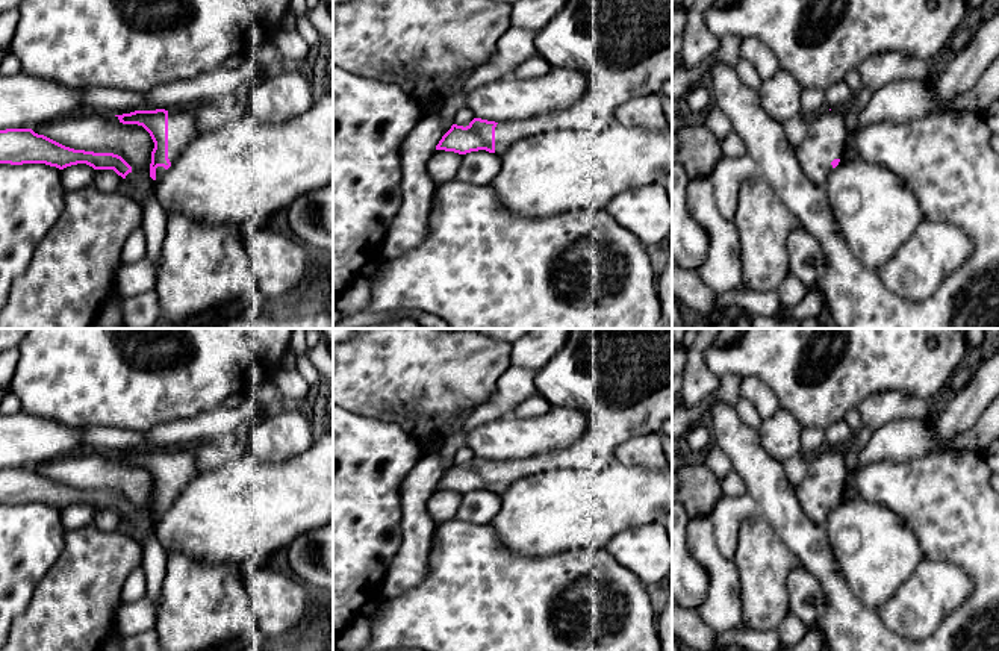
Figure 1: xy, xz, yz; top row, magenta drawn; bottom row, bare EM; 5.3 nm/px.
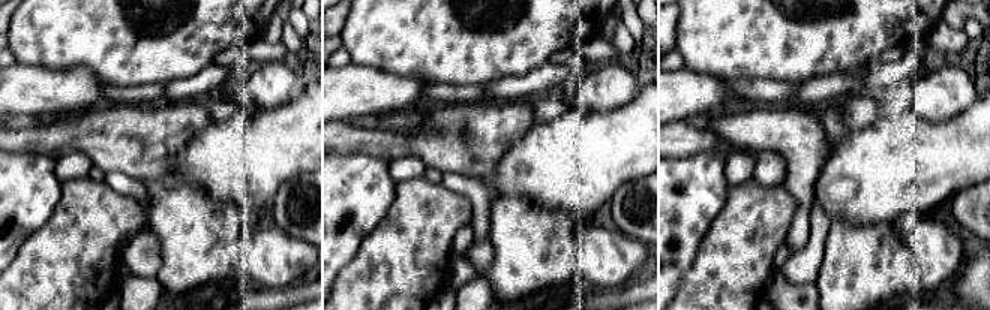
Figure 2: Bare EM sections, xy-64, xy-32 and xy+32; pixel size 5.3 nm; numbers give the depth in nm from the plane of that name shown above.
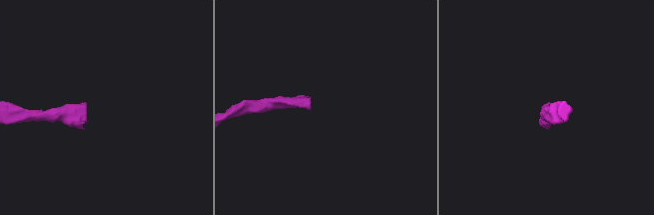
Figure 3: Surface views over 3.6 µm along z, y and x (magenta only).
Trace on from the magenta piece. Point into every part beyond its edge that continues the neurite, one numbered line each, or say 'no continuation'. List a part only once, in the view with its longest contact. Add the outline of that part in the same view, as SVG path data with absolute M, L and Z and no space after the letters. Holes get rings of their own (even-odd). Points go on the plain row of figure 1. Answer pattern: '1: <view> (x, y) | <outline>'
1: xy (182, 467) | M191 448L168 450L168 498L177 495L200 474Z

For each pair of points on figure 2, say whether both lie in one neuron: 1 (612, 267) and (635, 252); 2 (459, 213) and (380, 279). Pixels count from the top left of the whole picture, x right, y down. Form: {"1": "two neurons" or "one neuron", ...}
{"1": "one neuron", "2": "one neuron"}

